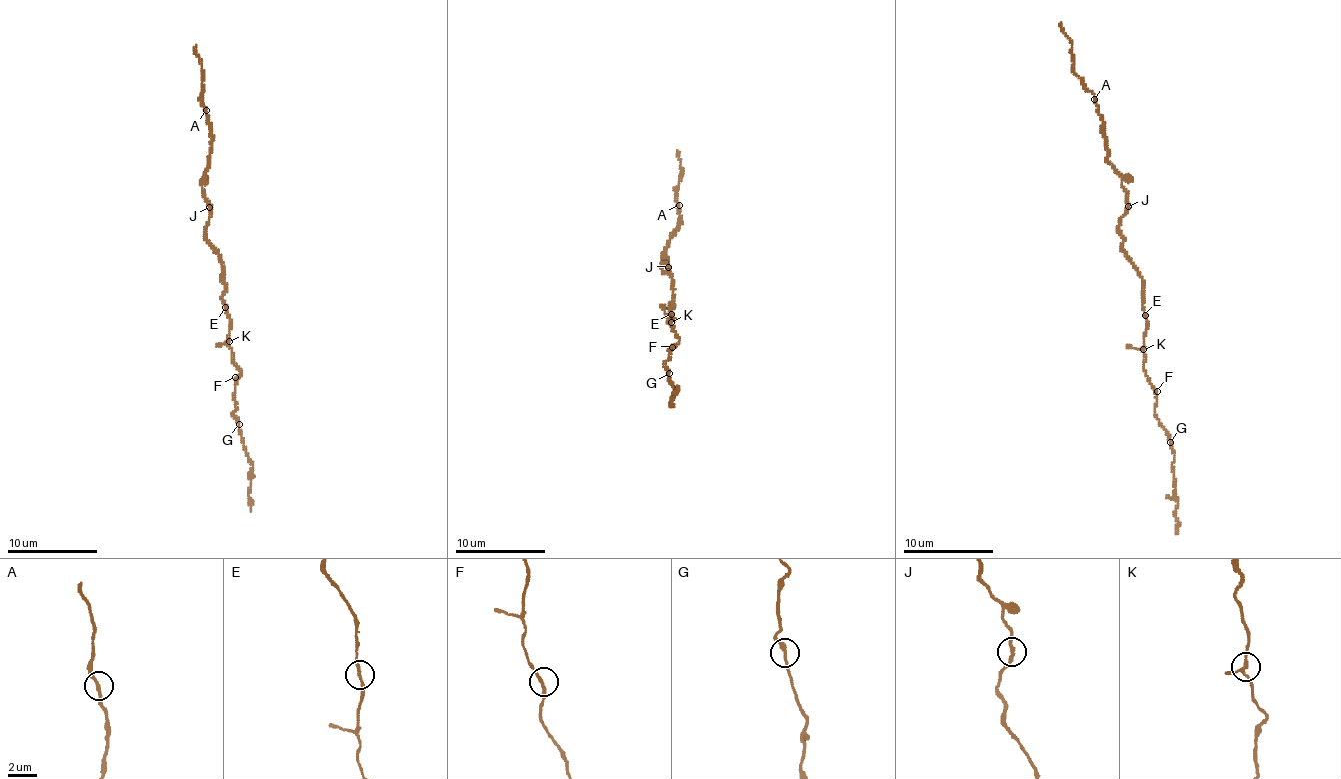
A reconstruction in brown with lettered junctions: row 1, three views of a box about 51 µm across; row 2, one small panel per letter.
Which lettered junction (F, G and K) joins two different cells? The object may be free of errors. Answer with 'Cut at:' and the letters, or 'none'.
Cut at: none

